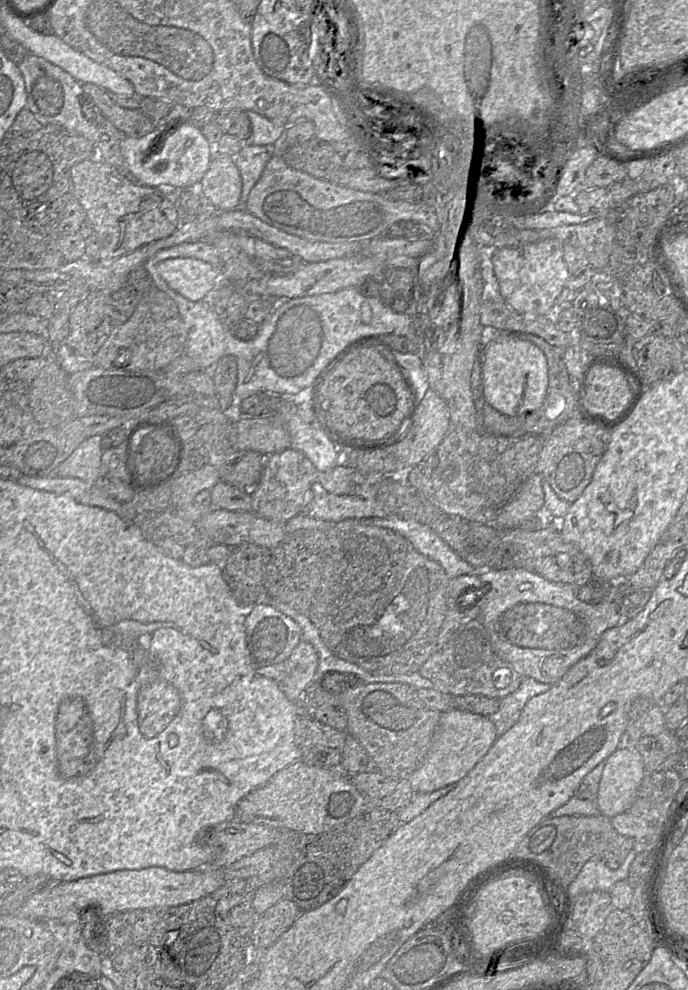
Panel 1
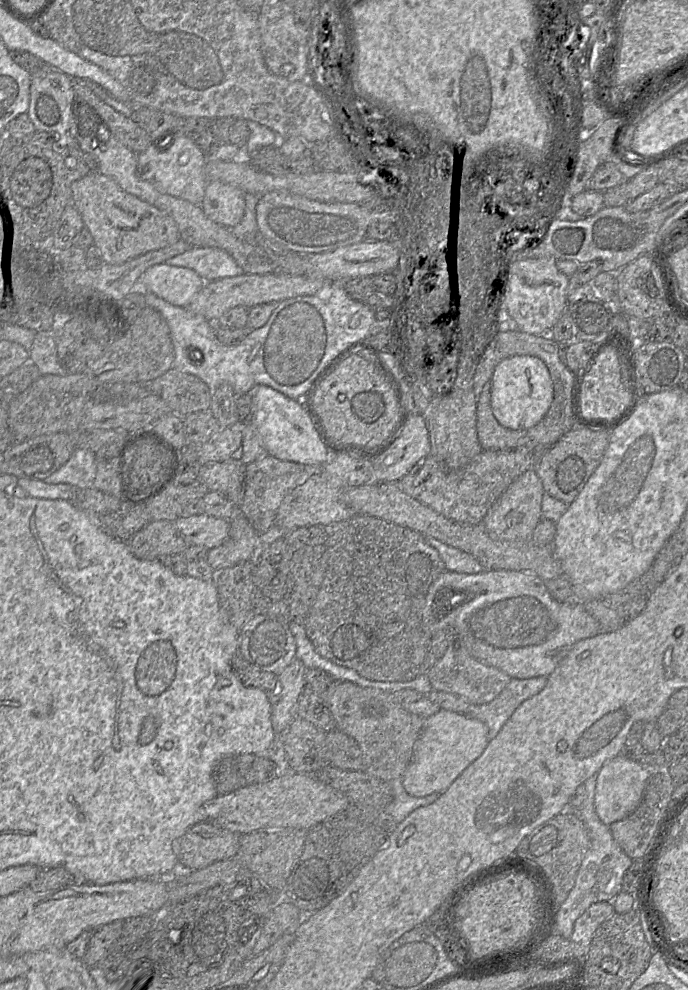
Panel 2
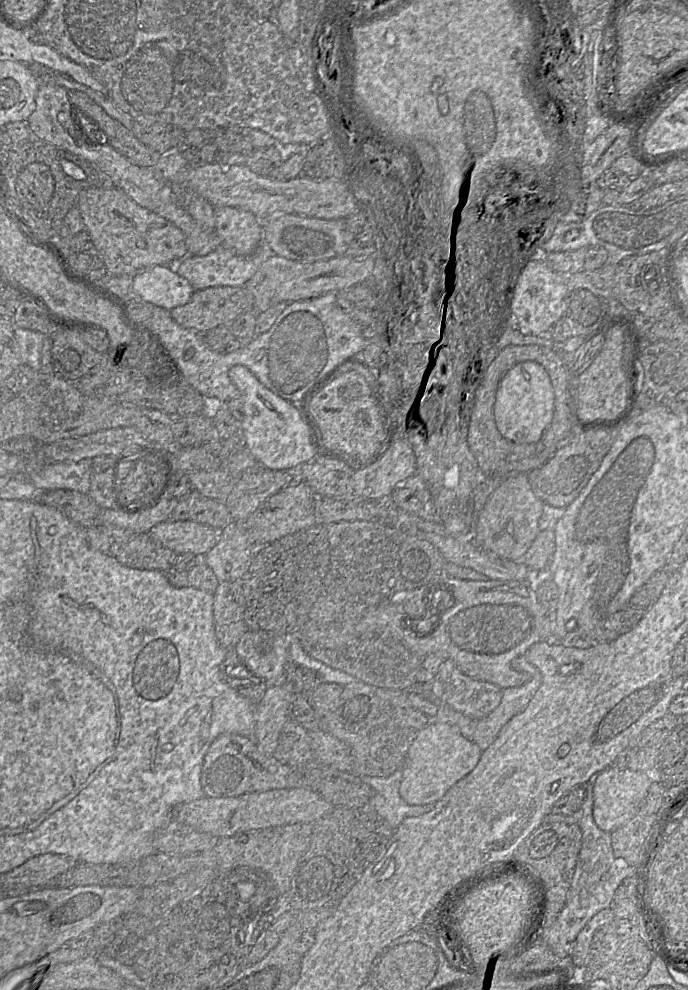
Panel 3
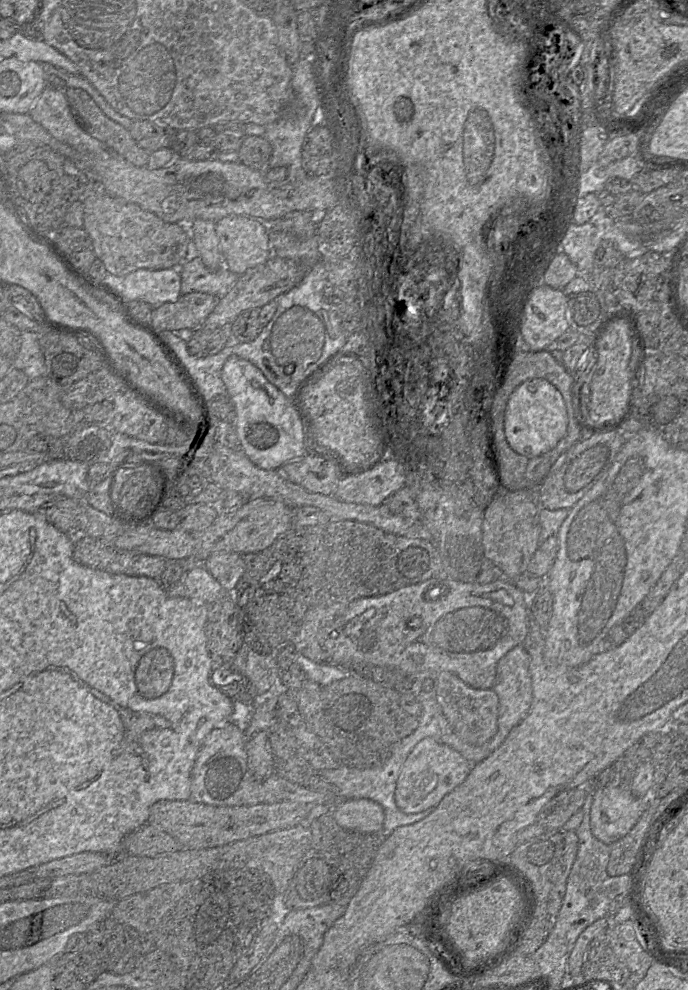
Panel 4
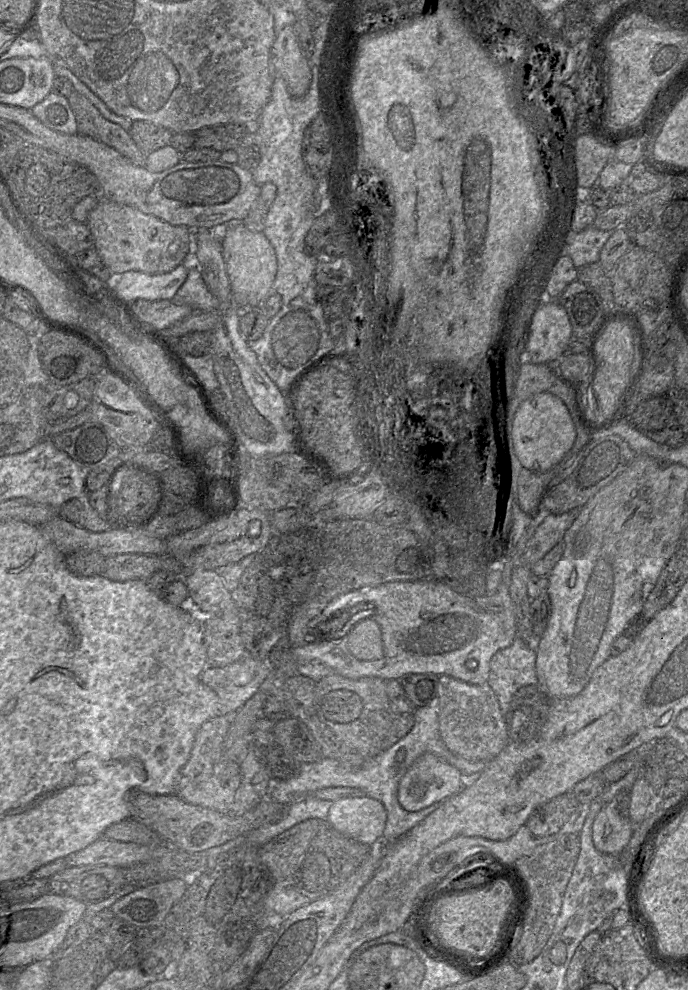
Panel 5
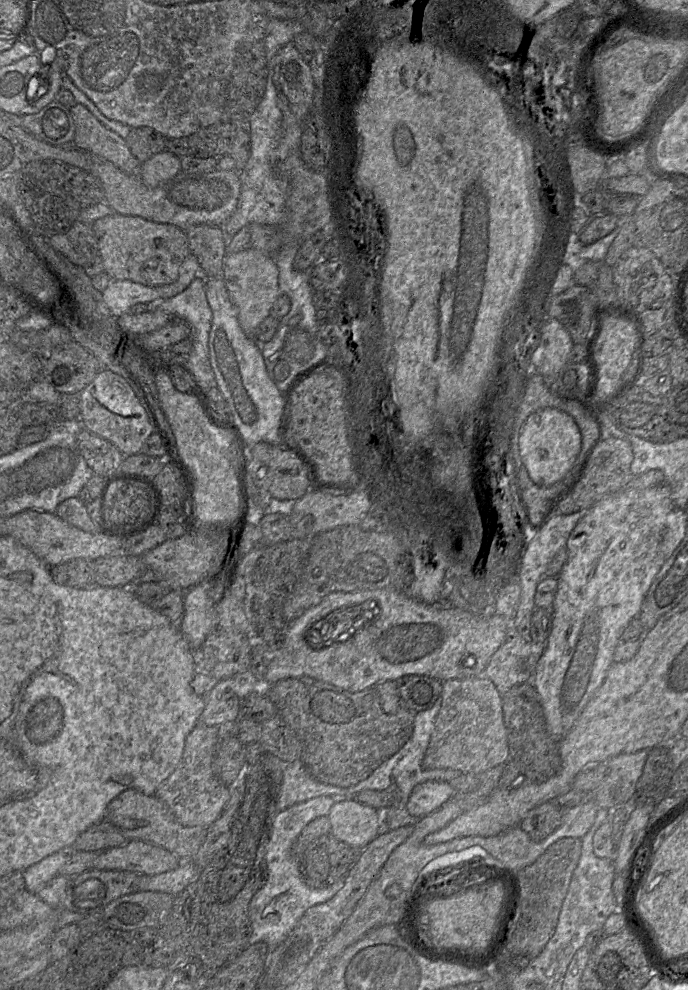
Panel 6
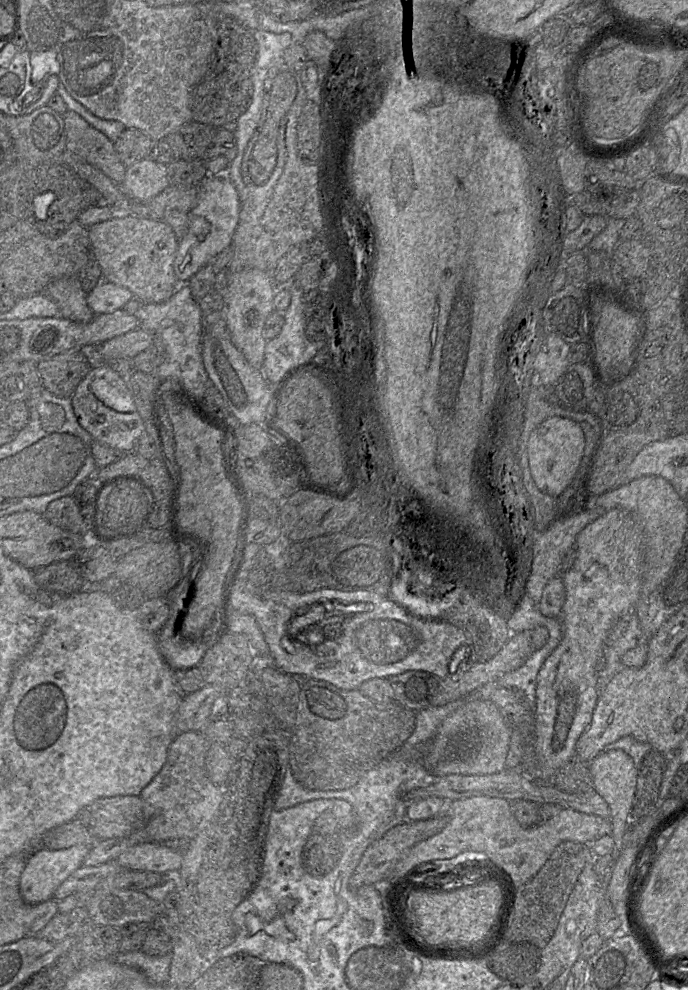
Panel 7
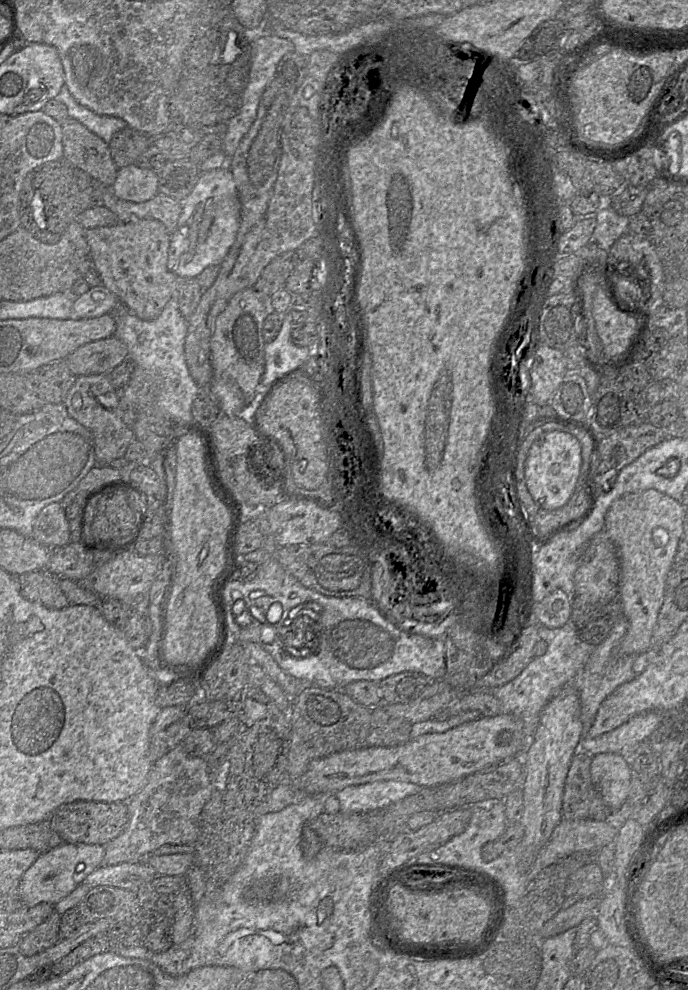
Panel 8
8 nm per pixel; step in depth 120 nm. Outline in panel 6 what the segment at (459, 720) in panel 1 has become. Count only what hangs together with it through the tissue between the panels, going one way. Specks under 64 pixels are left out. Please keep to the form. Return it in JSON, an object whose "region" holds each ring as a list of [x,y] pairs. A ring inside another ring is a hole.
{"region":[[[429,780],[416,785],[407,802],[407,811],[416,817],[424,817],[437,810],[455,794],[449,782]]]}

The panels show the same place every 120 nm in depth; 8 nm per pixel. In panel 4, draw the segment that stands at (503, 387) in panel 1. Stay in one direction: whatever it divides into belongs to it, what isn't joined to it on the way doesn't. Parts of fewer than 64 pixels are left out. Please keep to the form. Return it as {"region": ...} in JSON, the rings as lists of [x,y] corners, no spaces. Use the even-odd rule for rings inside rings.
{"region":[[[532,379],[517,387],[507,402],[504,432],[511,448],[529,459],[541,456],[566,436],[568,413],[559,390],[545,379]]]}

